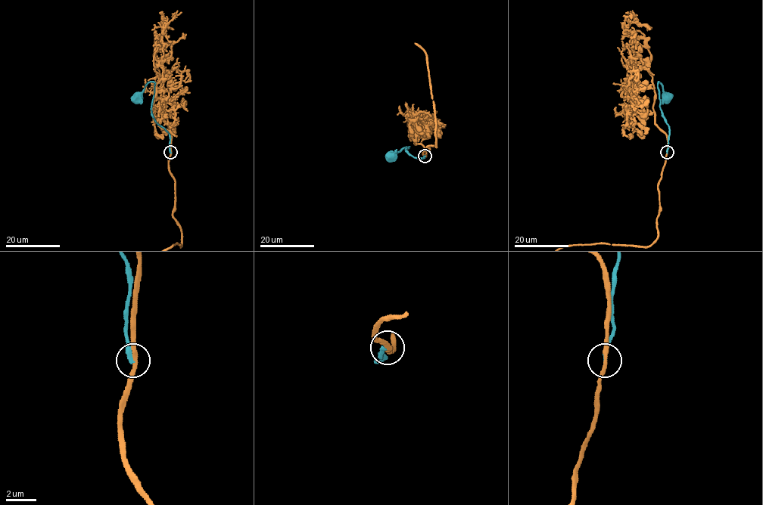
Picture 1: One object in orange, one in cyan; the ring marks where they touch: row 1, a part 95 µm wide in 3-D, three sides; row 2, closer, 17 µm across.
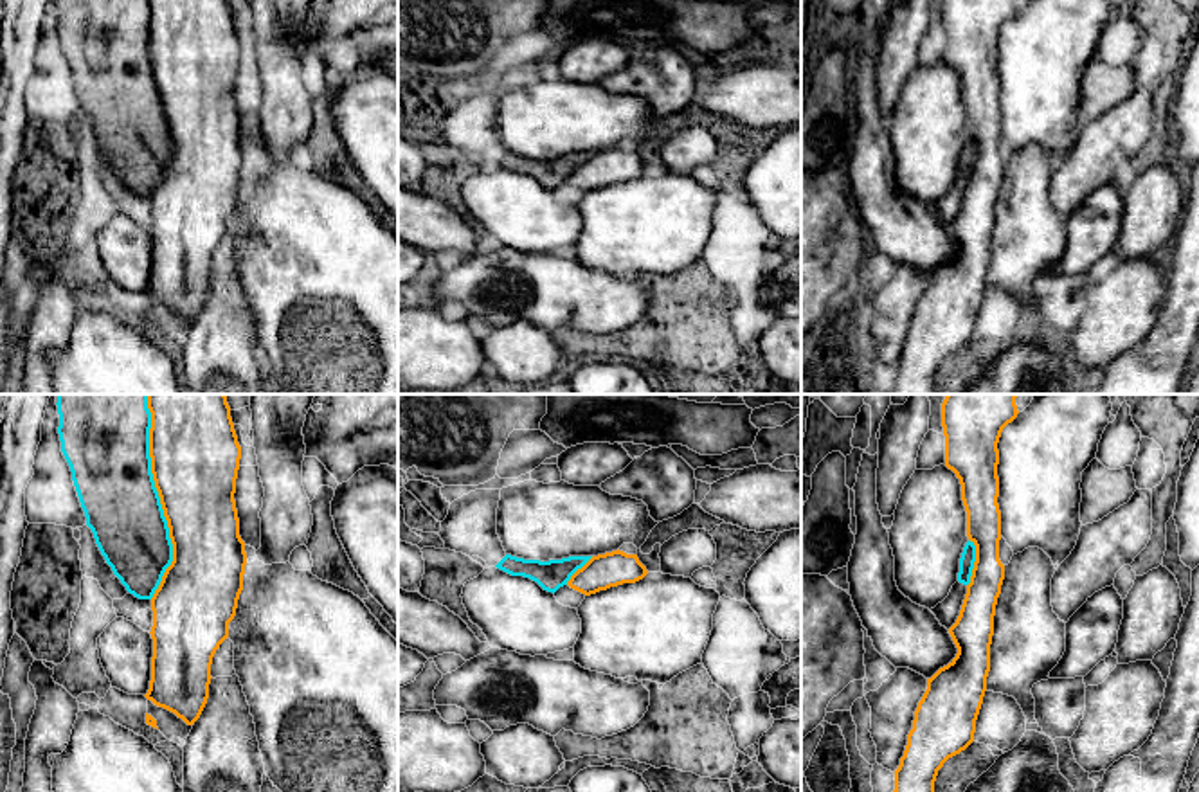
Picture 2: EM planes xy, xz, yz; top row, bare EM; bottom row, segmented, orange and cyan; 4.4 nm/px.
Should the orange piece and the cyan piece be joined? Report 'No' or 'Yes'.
No

